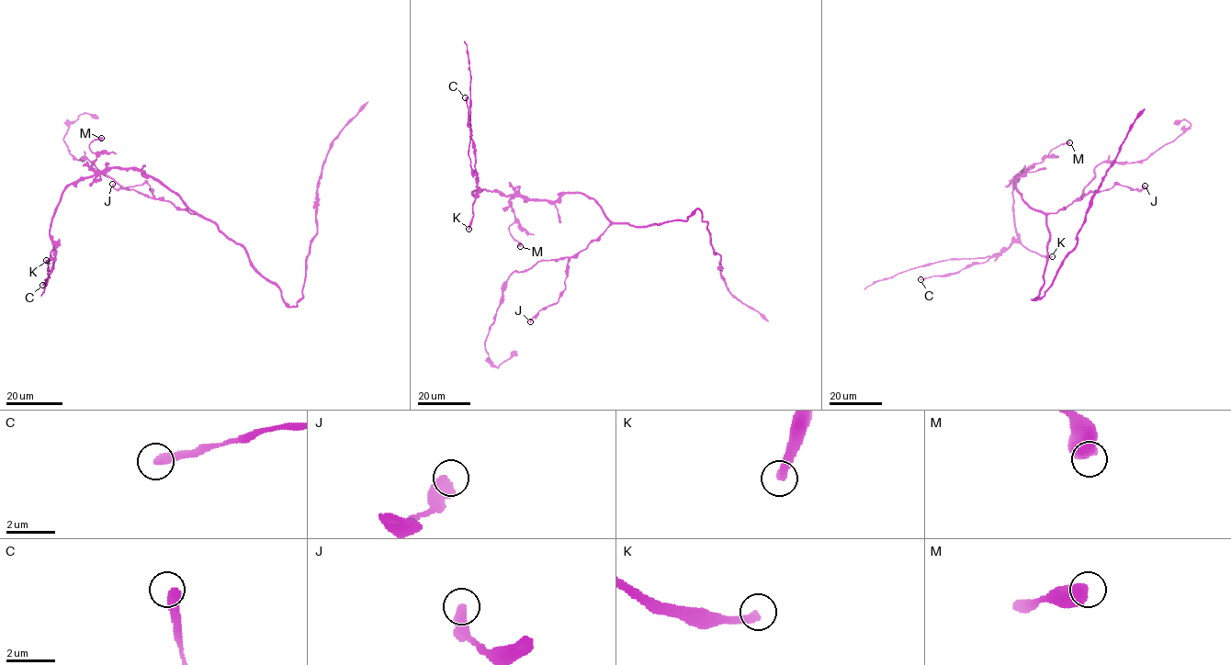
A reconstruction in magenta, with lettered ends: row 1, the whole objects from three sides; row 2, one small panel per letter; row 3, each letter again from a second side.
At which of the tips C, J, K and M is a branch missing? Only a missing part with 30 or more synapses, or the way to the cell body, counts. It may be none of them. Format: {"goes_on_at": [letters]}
{"goes_on_at": ["K"]}

